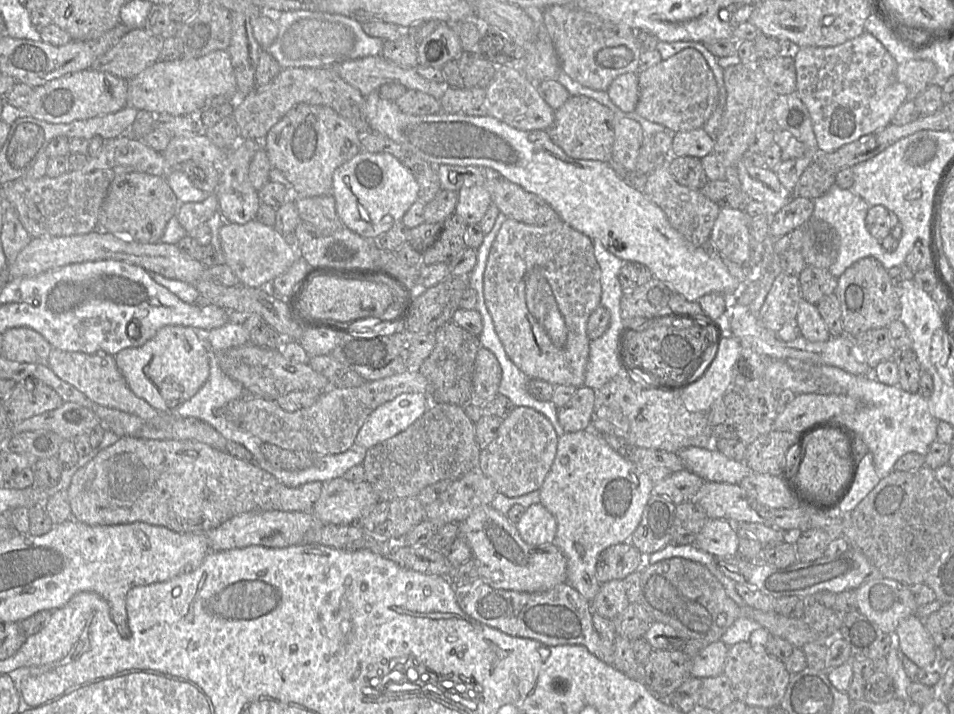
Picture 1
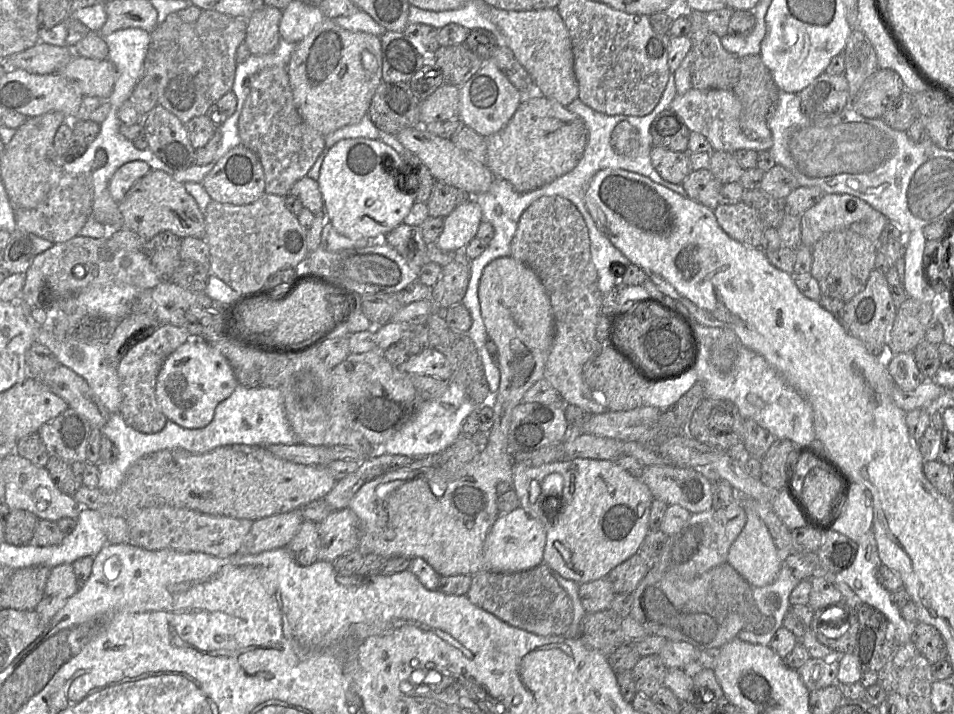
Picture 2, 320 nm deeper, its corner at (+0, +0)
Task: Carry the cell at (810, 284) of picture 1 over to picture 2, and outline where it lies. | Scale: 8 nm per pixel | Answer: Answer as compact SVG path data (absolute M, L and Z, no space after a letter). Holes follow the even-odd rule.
M849 229L830 232L817 241L812 247L810 274L817 280L822 296L848 302L861 292L875 269L878 244Z

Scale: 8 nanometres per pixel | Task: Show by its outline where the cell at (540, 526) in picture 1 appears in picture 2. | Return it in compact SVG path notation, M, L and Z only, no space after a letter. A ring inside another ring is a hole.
M518 507L507 514L500 514L489 530L483 547L483 559L486 567L497 572L525 571L543 563L546 545L546 531L542 523L532 518Z

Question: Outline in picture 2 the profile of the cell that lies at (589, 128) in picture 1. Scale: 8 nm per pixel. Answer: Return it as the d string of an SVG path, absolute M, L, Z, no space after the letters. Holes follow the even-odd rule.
M543 95L526 96L509 122L486 138L486 166L495 178L509 182L516 192L530 192L570 172L587 140L586 125L578 115Z

